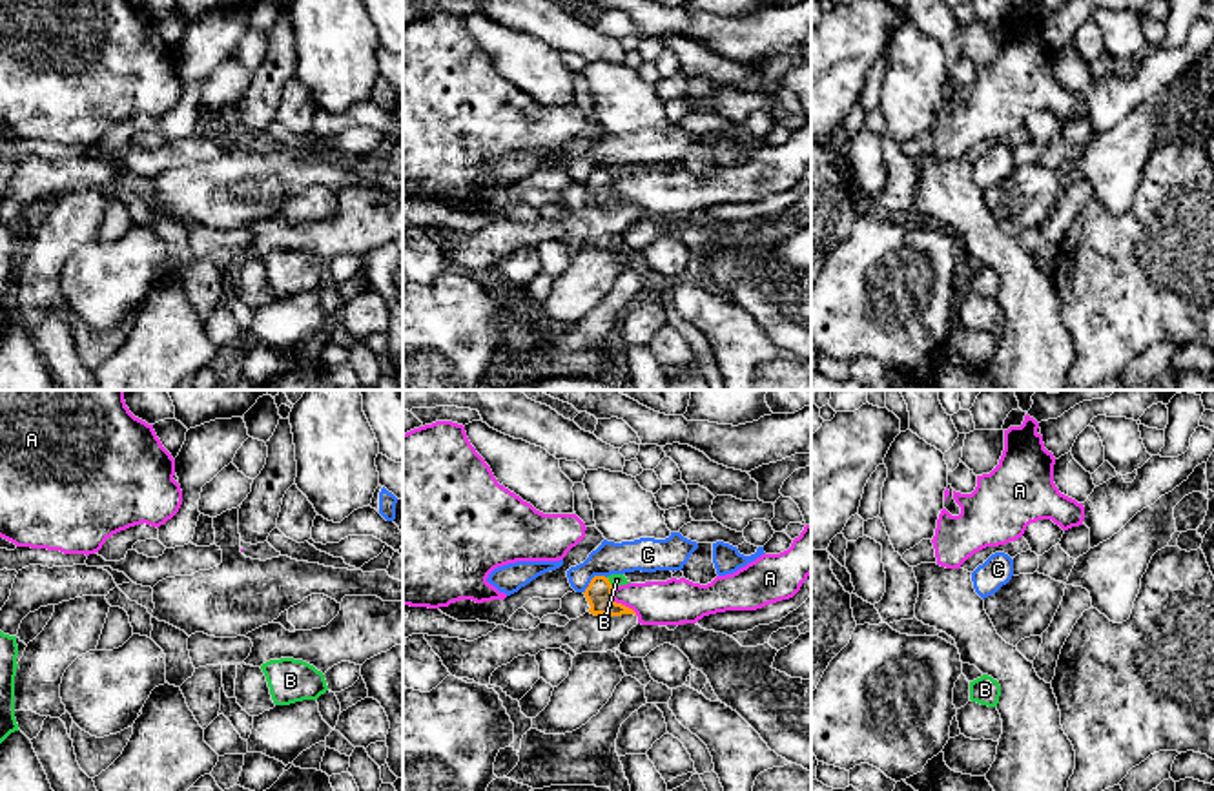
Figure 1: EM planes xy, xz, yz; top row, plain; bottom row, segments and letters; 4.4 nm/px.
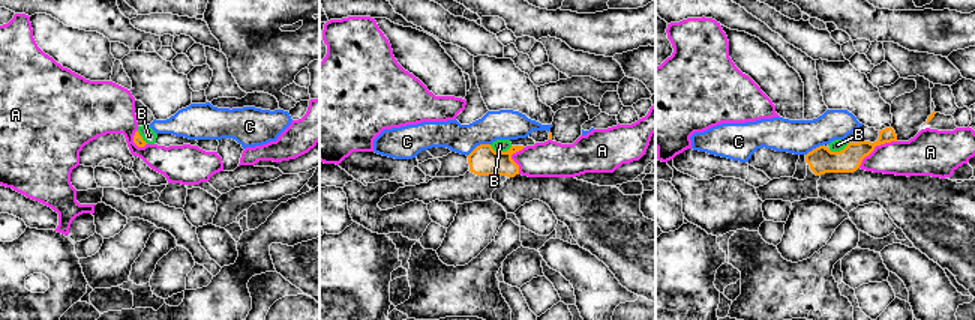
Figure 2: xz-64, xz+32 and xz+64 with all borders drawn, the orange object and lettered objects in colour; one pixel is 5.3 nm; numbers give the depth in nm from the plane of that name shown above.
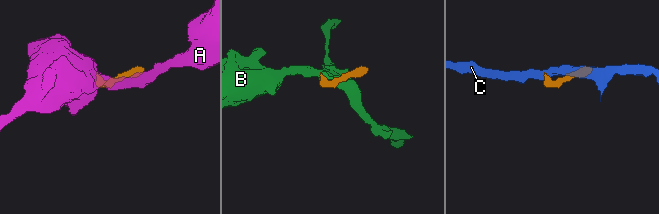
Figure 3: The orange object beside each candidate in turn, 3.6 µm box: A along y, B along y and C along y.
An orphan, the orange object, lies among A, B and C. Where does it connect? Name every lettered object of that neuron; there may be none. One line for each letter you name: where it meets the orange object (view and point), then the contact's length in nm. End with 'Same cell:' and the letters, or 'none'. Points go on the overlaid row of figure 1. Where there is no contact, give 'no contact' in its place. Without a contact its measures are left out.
Same cell: none

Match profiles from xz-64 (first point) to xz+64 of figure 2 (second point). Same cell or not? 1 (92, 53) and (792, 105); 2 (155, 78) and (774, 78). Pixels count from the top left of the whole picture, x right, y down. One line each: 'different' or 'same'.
1: same
2: different

